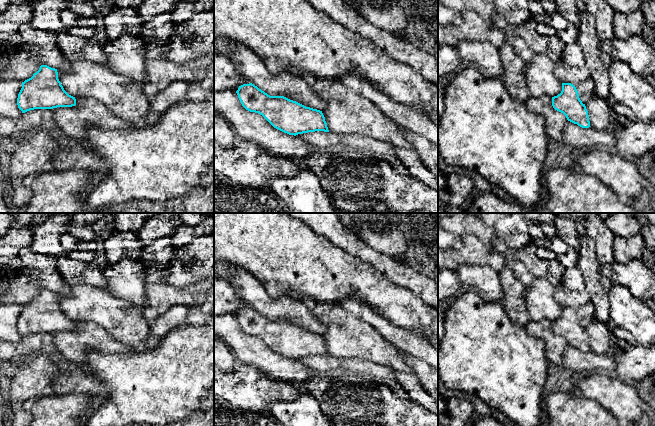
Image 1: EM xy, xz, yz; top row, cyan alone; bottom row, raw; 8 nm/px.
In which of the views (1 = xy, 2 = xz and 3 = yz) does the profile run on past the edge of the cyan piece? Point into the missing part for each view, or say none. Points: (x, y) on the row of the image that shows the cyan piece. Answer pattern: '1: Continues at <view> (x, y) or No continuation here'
1: No continuation here
2: No continuation here
3: No continuation here

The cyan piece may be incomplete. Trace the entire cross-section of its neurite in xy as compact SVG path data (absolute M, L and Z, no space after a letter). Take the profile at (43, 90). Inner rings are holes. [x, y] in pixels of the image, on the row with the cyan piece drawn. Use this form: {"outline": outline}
{"outline": "M41 65L31 78L22 82L17 105L25 113L34 109L72 107L76 99L64 90L57 69Z"}

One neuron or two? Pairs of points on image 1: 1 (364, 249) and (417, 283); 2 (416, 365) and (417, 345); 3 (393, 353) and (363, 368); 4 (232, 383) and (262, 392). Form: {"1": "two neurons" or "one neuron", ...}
{"1": "one neuron", "2": "two neurons", "3": "two neurons", "4": "one neuron"}

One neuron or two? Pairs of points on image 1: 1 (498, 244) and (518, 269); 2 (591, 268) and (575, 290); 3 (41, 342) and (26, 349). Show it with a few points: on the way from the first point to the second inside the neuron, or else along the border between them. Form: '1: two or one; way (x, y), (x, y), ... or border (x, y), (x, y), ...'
1: one; way (504, 250), (510, 256), (513, 263)
2: two; border (576, 266), (582, 275), (584, 287), (591, 301)
3: one; way (37, 342), (30, 345)

